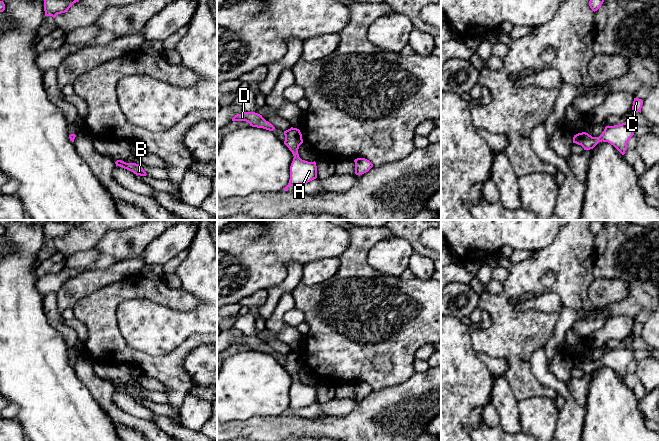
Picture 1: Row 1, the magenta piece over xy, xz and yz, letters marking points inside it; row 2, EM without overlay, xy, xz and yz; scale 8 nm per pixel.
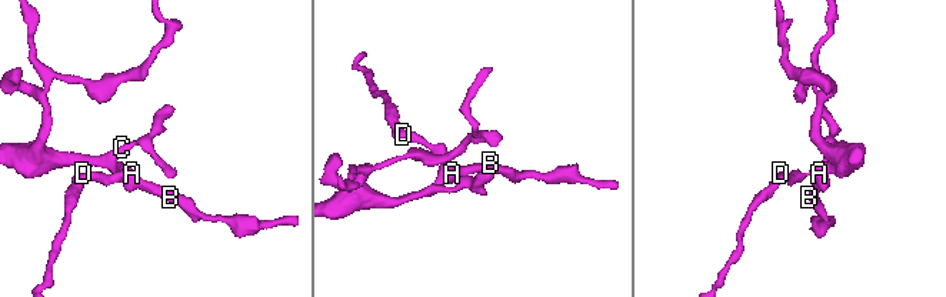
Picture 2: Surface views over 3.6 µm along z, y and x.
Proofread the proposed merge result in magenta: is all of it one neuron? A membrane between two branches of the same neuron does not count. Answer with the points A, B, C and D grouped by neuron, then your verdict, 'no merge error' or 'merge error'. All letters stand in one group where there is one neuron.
groups A B C D; no merge error

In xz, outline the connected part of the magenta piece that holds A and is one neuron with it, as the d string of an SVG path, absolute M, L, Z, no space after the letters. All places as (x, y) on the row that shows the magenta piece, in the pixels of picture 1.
M291 127L284 131L284 144L292 152L294 158L290 166L290 179L288 185L283 189L288 190L289 186L306 184L317 178L316 162L308 162L299 157L298 149L303 143L302 134L299 129Z

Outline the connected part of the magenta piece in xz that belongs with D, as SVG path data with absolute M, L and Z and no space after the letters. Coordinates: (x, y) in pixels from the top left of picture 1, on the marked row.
M245 112L243 114L237 114L232 118L232 121L246 121L252 127L263 128L269 131L273 131L275 127L266 121L262 115L255 112Z

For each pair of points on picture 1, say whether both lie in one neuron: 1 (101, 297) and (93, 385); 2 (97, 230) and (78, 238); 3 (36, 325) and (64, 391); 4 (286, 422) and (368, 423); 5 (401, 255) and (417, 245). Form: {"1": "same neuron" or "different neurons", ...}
{"1": "different neurons", "2": "same neuron", "3": "same neuron", "4": "same neuron", "5": "different neurons"}

